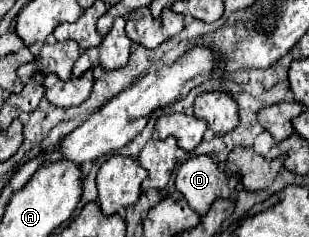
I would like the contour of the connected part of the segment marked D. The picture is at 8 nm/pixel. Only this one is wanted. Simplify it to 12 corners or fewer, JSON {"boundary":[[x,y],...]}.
{"boundary":[[206,155],[188,159],[176,189],[200,217],[228,177]]}

